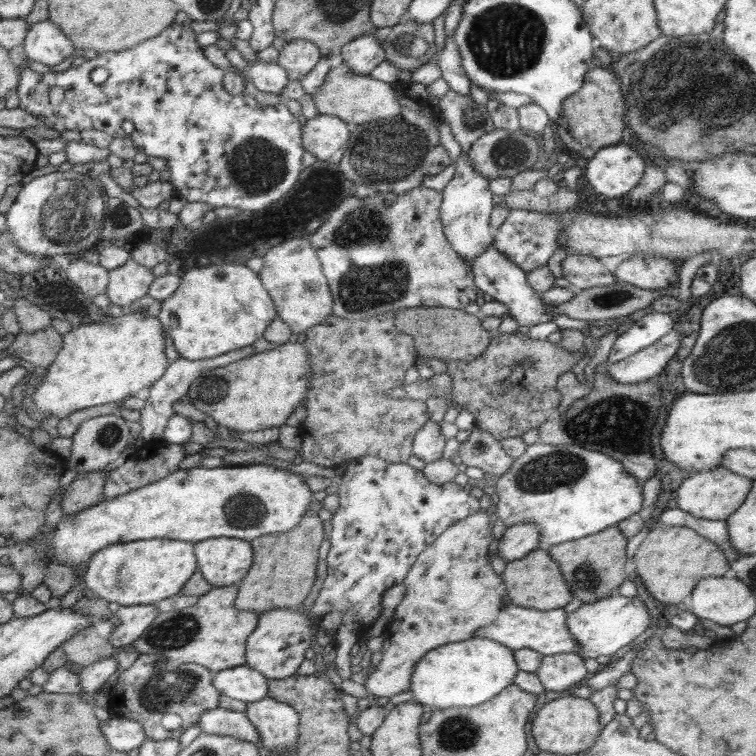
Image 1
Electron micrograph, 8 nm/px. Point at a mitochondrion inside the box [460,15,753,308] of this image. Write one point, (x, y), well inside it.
(654, 91)

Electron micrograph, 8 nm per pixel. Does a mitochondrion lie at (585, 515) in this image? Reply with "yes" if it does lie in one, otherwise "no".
no

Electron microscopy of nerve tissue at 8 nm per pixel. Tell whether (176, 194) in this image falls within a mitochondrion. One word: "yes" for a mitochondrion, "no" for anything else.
no

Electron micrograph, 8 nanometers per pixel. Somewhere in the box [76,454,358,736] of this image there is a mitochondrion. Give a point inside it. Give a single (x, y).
(160, 691)

